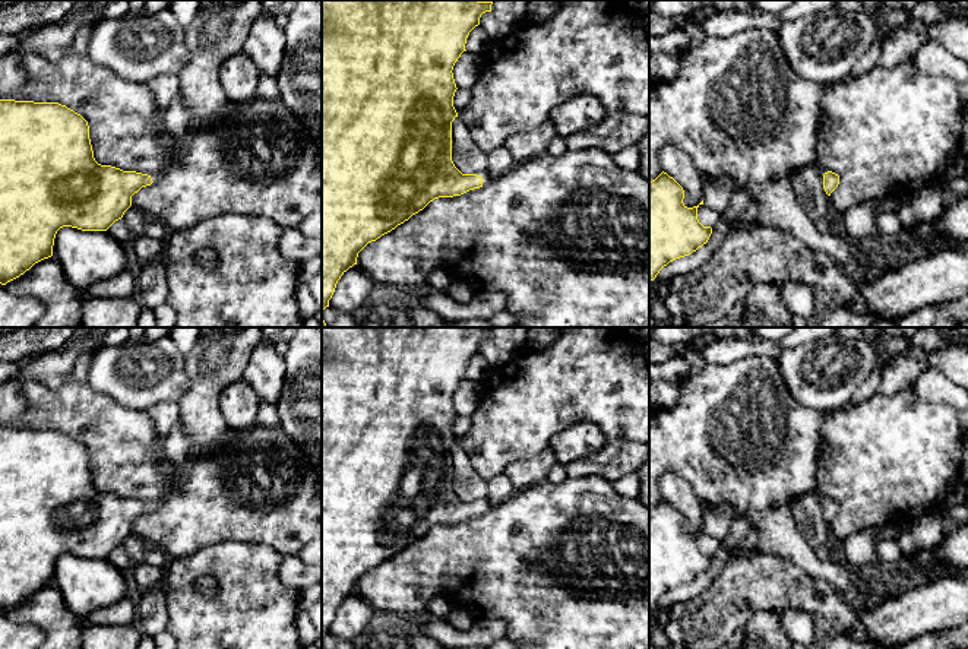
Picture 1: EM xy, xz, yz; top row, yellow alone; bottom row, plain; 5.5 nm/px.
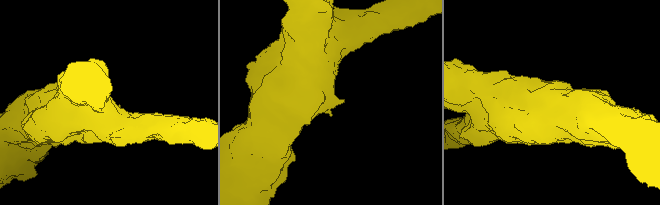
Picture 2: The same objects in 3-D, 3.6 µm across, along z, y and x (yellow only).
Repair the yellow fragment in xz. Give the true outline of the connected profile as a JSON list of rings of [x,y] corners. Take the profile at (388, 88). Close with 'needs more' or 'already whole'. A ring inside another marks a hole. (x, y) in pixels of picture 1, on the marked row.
[[[322,0],[322,313],[329,307],[341,276],[357,265],[358,253],[371,241],[390,232],[439,197],[461,196],[487,186],[488,172],[462,174],[452,161],[452,121],[456,83],[453,66],[465,50],[469,32],[480,18],[491,12],[493,1],[478,0]]]; needs more

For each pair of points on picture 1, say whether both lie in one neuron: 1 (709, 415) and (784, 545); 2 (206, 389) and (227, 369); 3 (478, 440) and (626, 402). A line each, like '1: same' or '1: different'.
1: same
2: same
3: same

